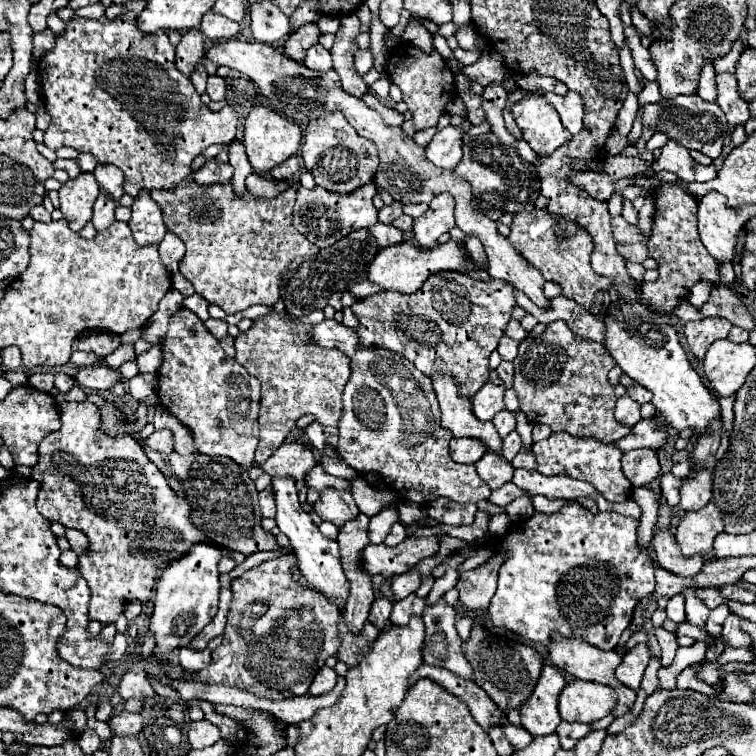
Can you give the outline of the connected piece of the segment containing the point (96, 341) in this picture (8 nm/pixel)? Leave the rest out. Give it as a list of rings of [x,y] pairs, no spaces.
[[[88,332],[84,336],[78,336],[78,340],[74,340],[72,350],[86,350],[86,352],[94,352],[98,356],[106,356],[110,352],[114,352],[120,346],[118,336],[110,334],[110,332]]]

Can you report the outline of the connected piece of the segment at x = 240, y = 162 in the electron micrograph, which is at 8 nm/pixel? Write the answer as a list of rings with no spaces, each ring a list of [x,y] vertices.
[[[238,140],[232,142],[228,156],[230,156],[230,166],[234,168],[234,176],[232,176],[232,182],[230,184],[232,184],[234,192],[236,192],[236,196],[244,196],[246,194],[244,180],[252,172],[252,168],[250,168],[250,162],[246,158],[246,152],[244,152],[244,148],[242,148],[242,144]]]

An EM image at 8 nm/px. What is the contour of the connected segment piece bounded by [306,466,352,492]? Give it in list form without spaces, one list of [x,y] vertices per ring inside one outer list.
[[[316,466],[308,476],[306,476],[306,484],[310,488],[316,488],[316,490],[324,490],[324,488],[336,488],[336,490],[352,490],[350,482],[344,480],[344,478],[336,478],[336,476],[330,476],[326,474],[320,466]]]

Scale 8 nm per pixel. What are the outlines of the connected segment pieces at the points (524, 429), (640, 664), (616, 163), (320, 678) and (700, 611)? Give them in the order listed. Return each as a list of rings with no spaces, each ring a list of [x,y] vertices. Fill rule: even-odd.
[[[514,412],[516,416],[516,430],[522,436],[522,446],[530,448],[532,446],[532,422],[528,420],[528,416],[524,412]]]
[[[638,644],[634,646],[630,652],[624,654],[620,666],[616,668],[616,678],[632,688],[634,692],[640,688],[640,682],[642,682],[642,674],[648,666],[648,658],[650,658],[650,652],[648,652],[648,646],[646,644]]]
[[[608,156],[604,172],[608,174],[608,178],[612,182],[616,182],[618,178],[636,176],[636,174],[652,176],[652,172],[648,170],[648,166],[644,164],[642,158],[626,158],[626,156]]]
[[[324,666],[320,668],[320,672],[316,674],[312,686],[310,686],[310,694],[312,696],[320,696],[320,694],[326,694],[334,688],[336,684],[336,672],[330,668],[330,666]]]
[[[684,588],[684,600],[686,600],[686,620],[702,630],[706,630],[706,618],[710,614],[708,606],[696,596],[698,588]]]

